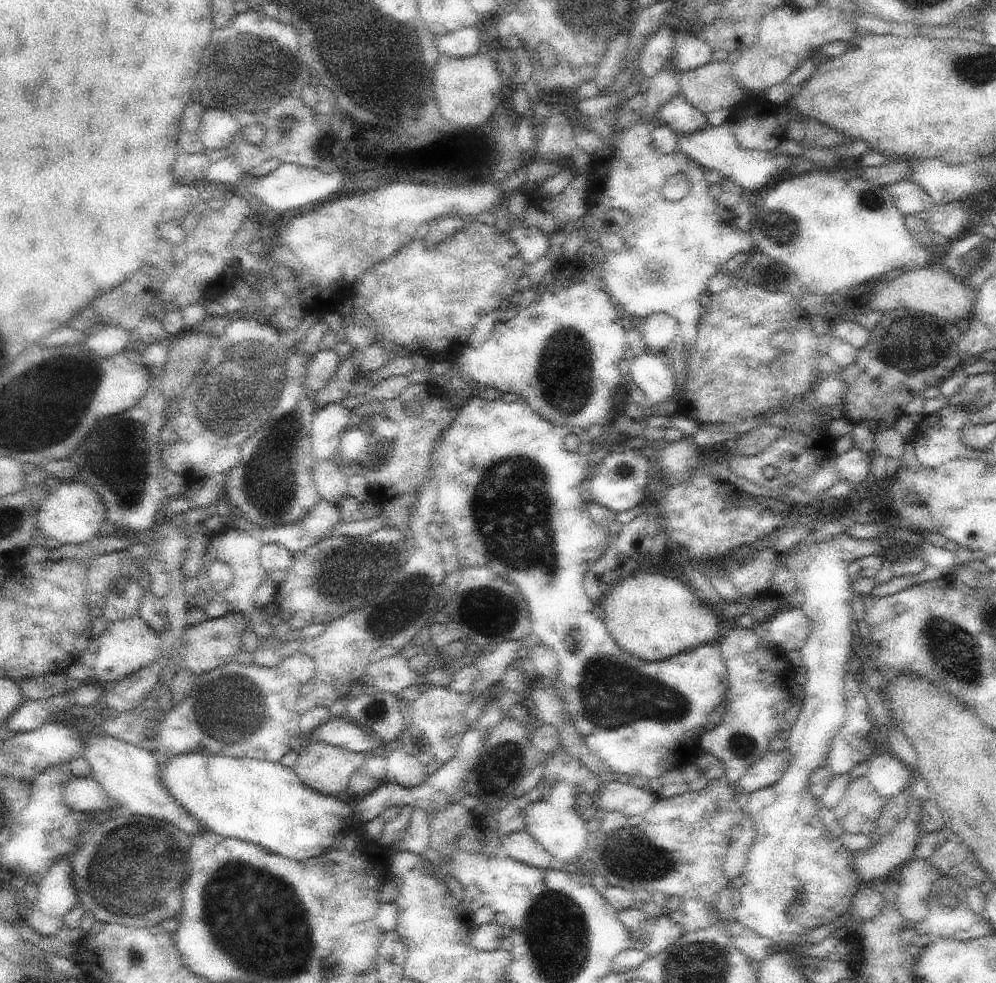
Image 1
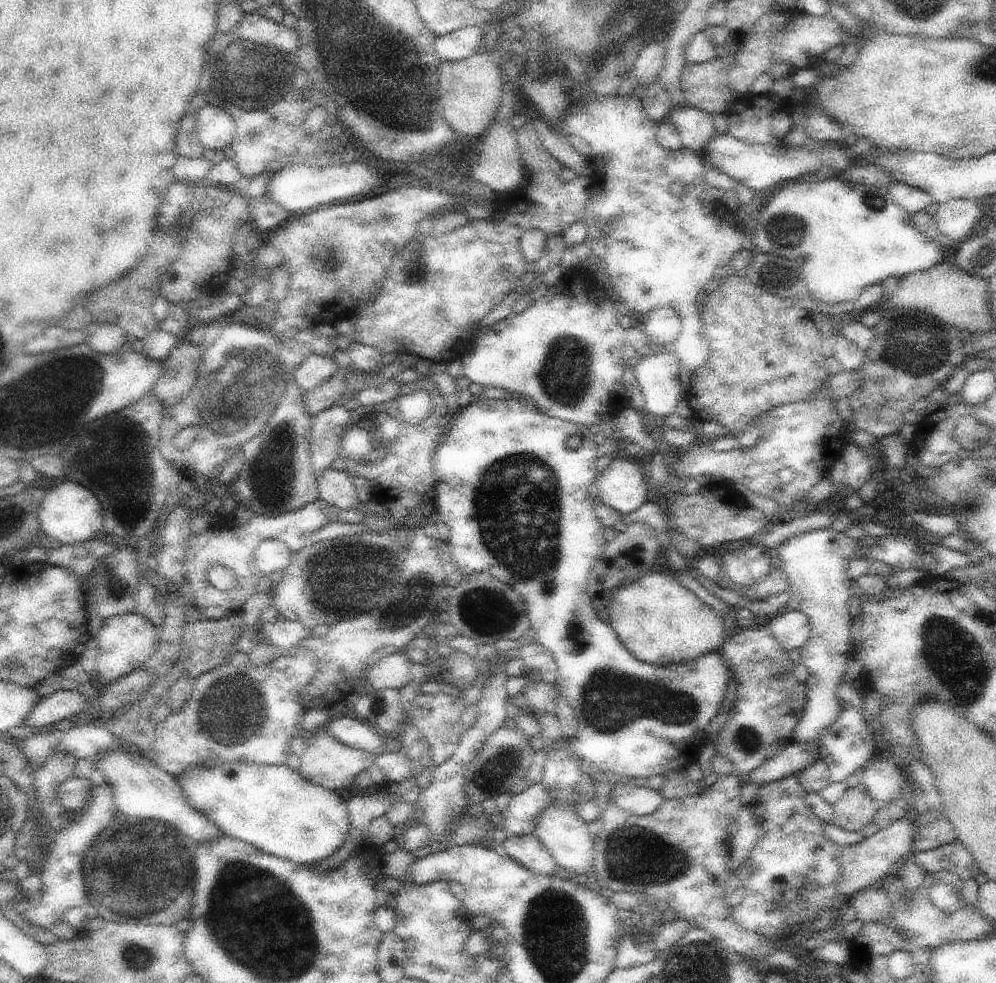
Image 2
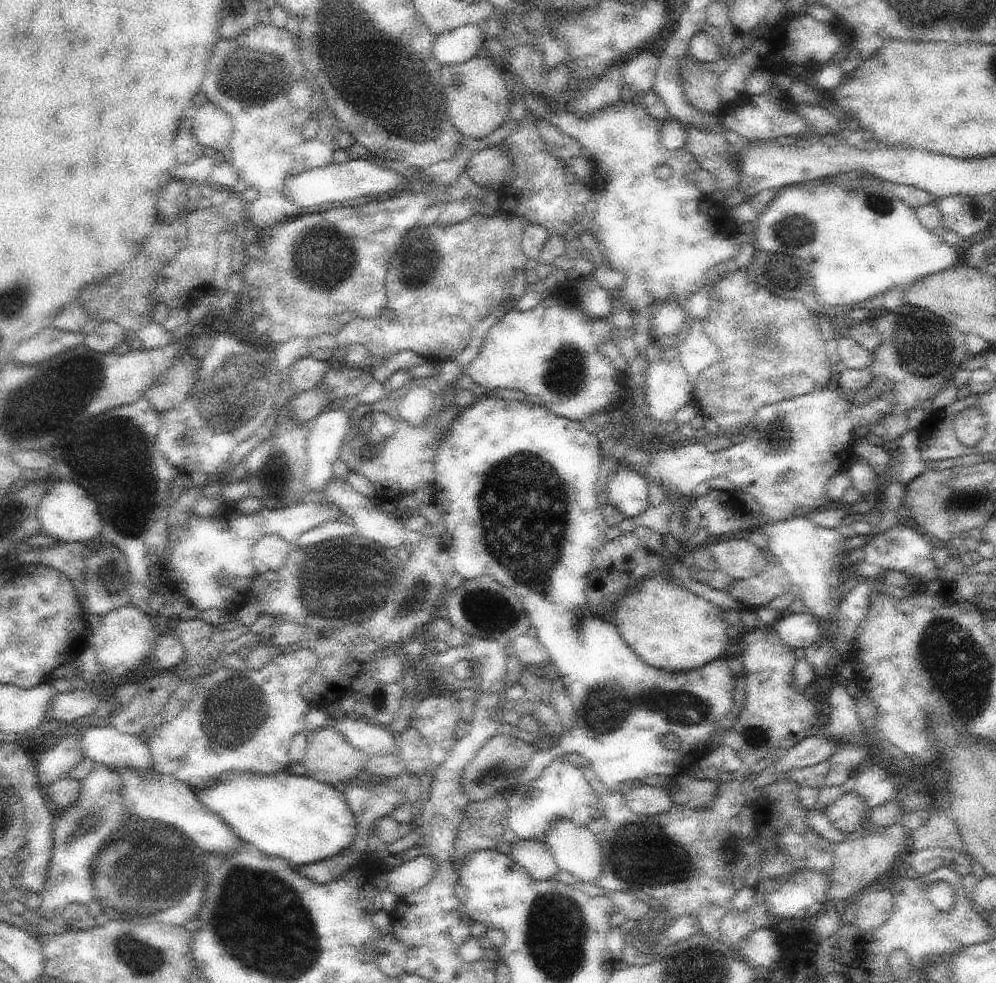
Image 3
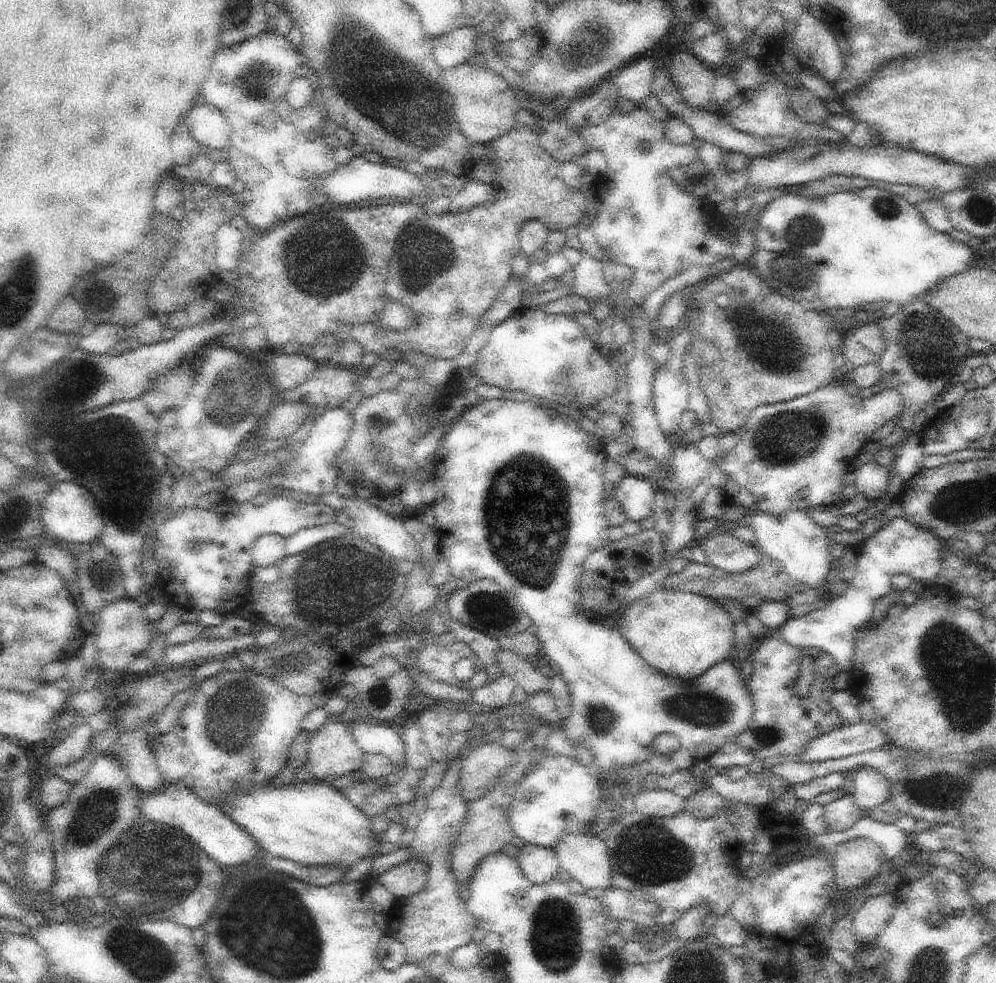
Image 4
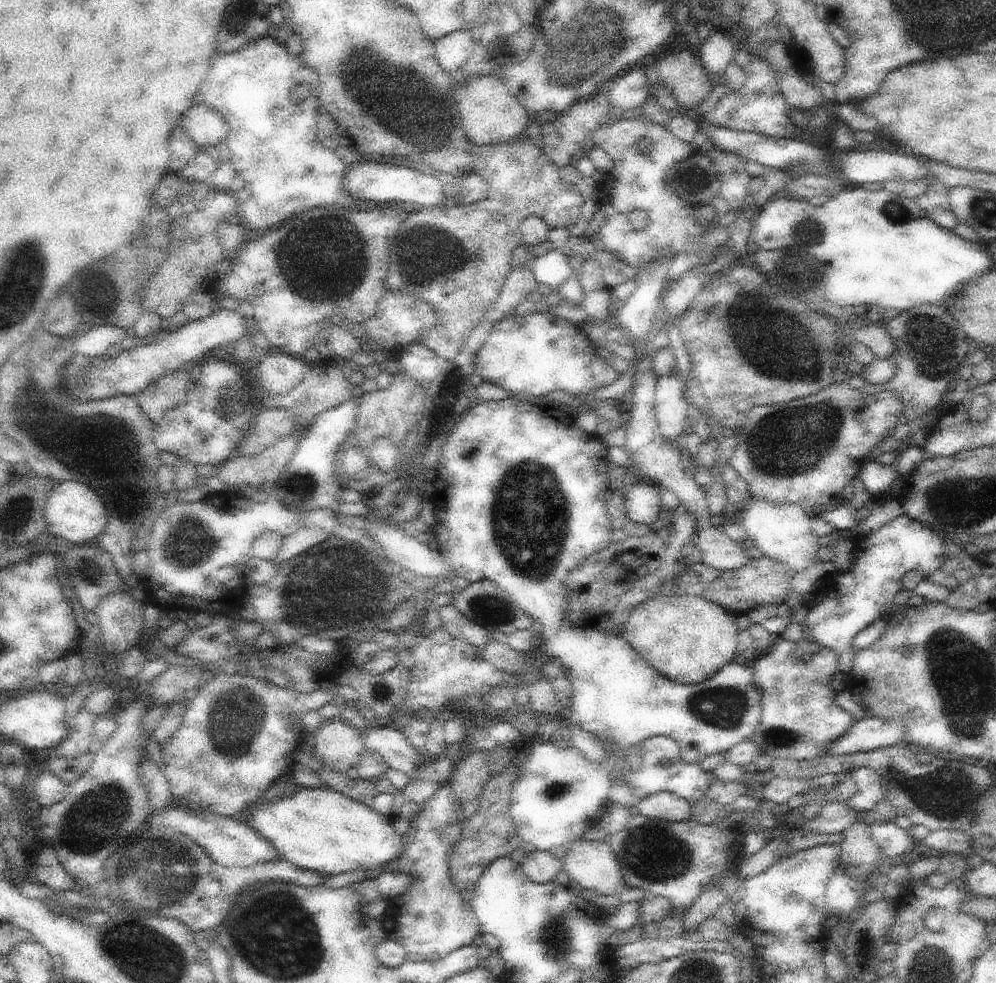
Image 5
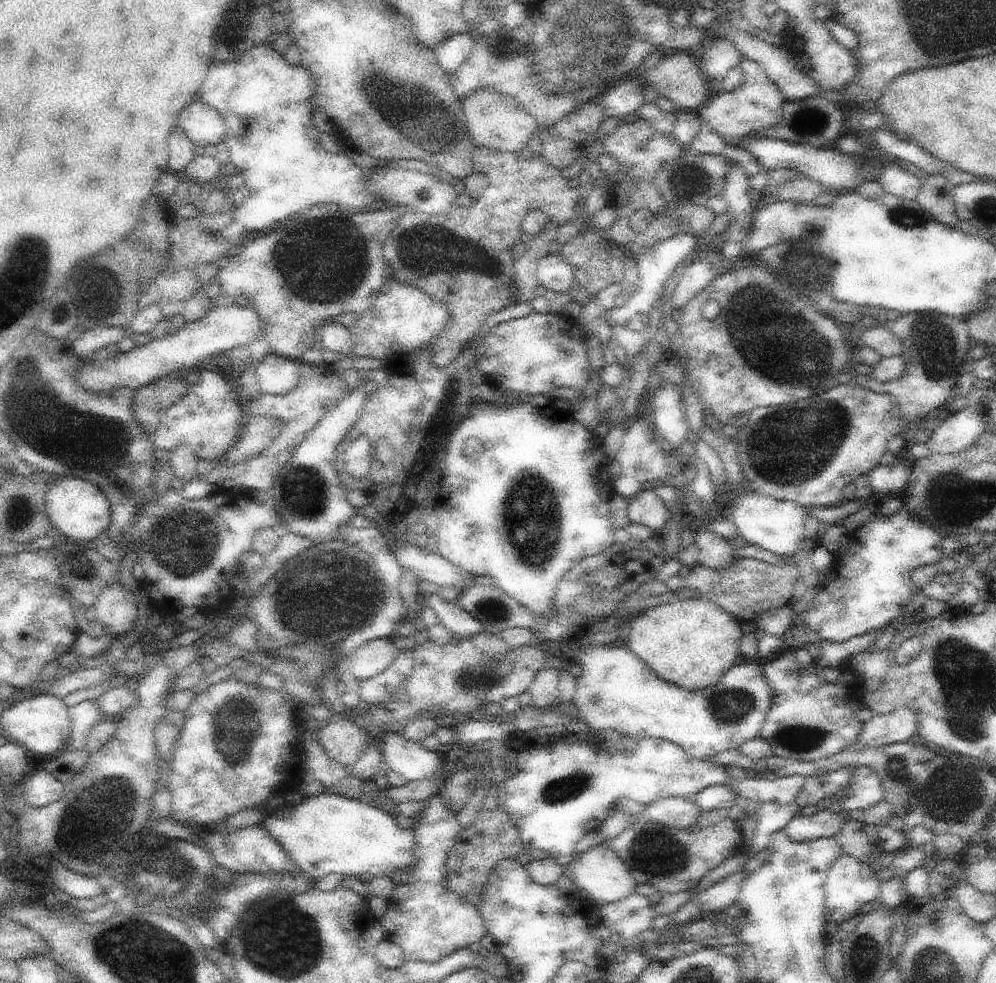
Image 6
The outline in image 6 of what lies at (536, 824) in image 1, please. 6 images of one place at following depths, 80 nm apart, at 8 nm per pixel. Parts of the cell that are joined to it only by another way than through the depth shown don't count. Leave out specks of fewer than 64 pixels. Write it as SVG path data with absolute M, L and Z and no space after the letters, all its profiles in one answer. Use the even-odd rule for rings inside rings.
M604 843L593 845L585 852L580 853L569 864L569 869L575 887L581 890L589 901L596 903L604 910L610 903L626 900L630 894L635 892L638 885L624 861Z

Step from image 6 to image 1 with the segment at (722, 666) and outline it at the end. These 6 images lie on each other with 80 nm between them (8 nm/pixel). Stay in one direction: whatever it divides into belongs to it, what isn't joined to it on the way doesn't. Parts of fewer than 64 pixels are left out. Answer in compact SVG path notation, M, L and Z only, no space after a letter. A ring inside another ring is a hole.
M642 570L616 583L602 599L602 622L626 652L642 660L661 661L722 638L718 634L721 630L715 608L702 601L699 594L678 578Z

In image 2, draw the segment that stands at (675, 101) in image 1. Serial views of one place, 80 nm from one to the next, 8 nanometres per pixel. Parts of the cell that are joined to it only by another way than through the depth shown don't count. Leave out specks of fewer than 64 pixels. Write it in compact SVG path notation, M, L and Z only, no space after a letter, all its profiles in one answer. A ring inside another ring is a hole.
M682 103L681 105L672 107L669 110L667 120L677 128L683 146L693 150L703 160L704 164L706 164L706 167L711 166L709 163L705 162L705 155L703 154L703 150L705 149L705 144L714 135L718 134L714 129L712 115L706 111L700 110L699 108L690 106L687 103Z

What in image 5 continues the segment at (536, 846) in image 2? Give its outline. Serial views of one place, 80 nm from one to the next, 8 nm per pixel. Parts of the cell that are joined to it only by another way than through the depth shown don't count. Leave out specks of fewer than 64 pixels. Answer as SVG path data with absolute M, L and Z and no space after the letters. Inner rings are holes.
M536 849L523 858L521 869L535 883L549 883L563 870L563 860L550 851Z

